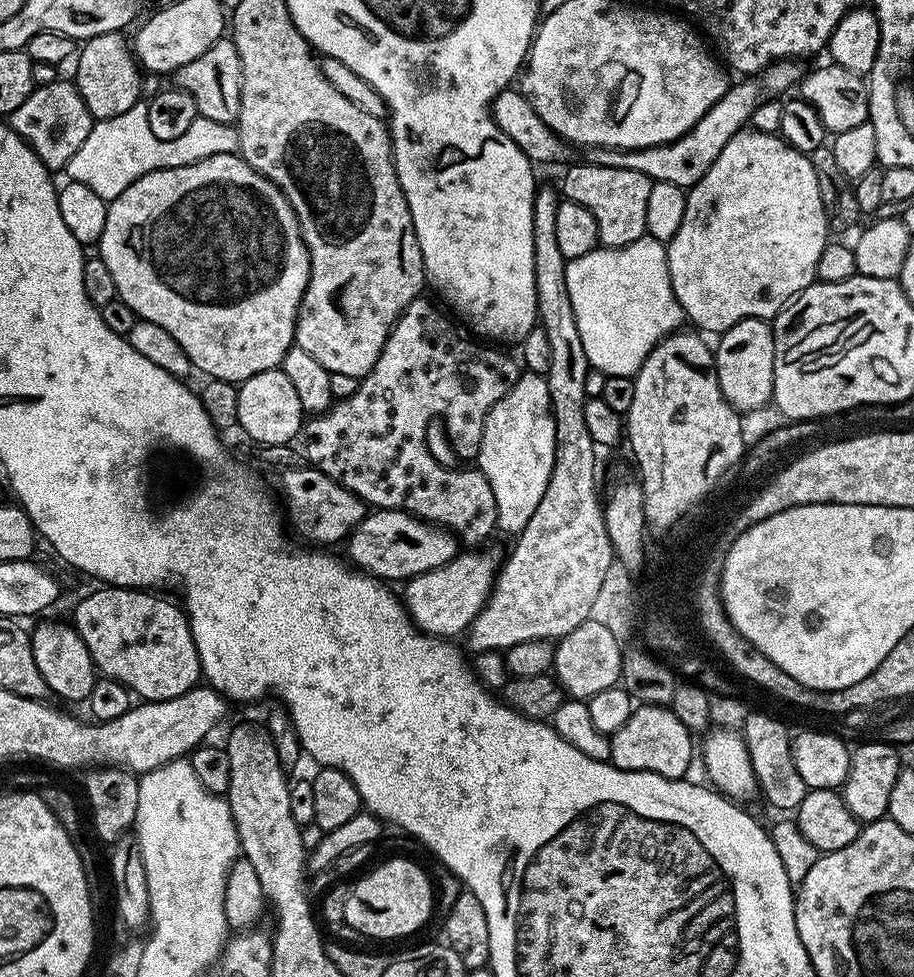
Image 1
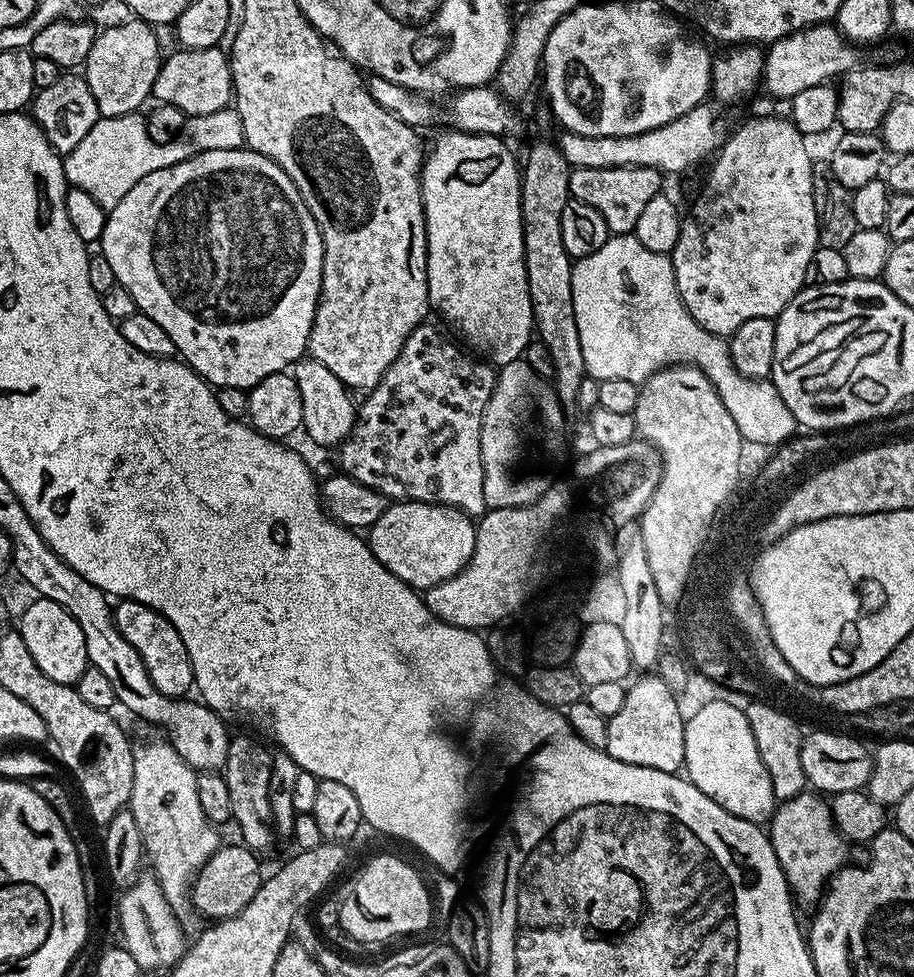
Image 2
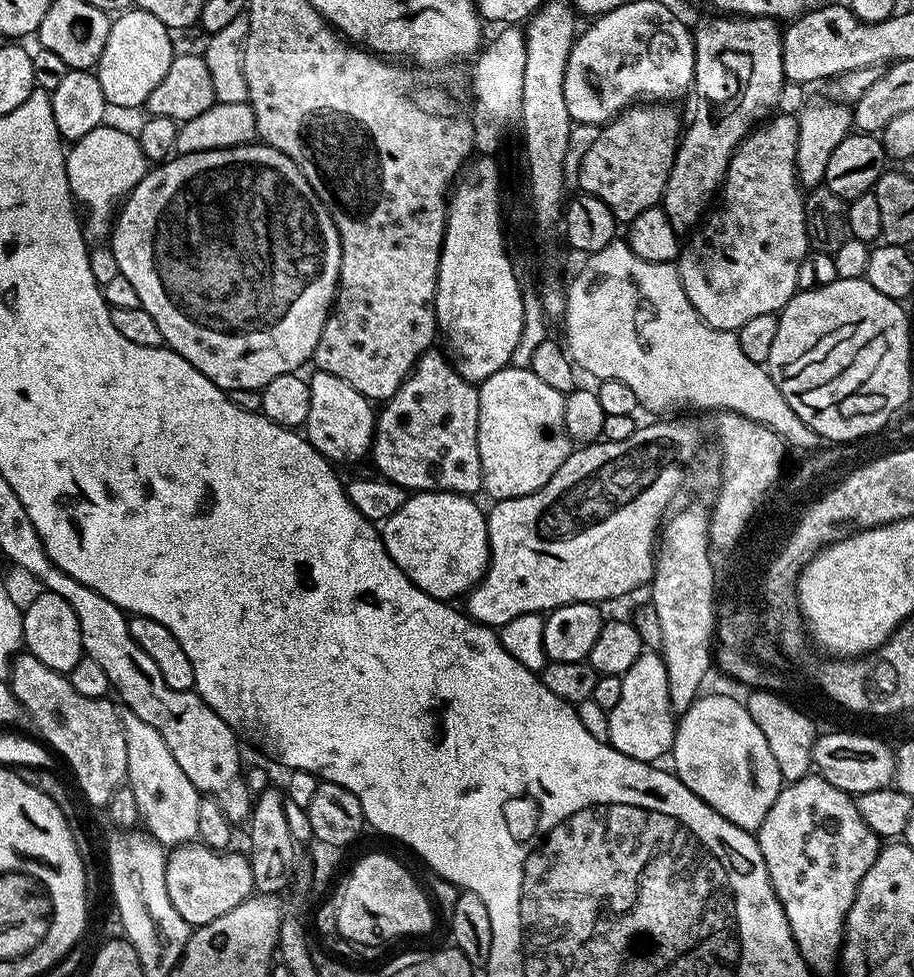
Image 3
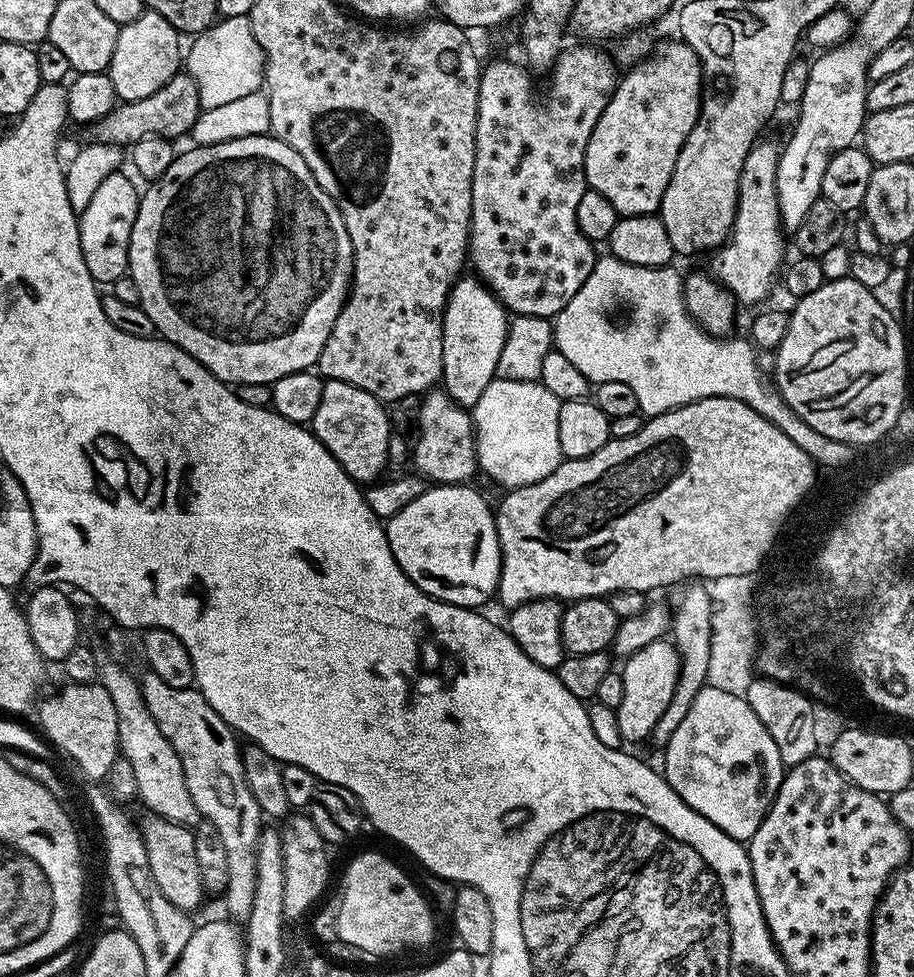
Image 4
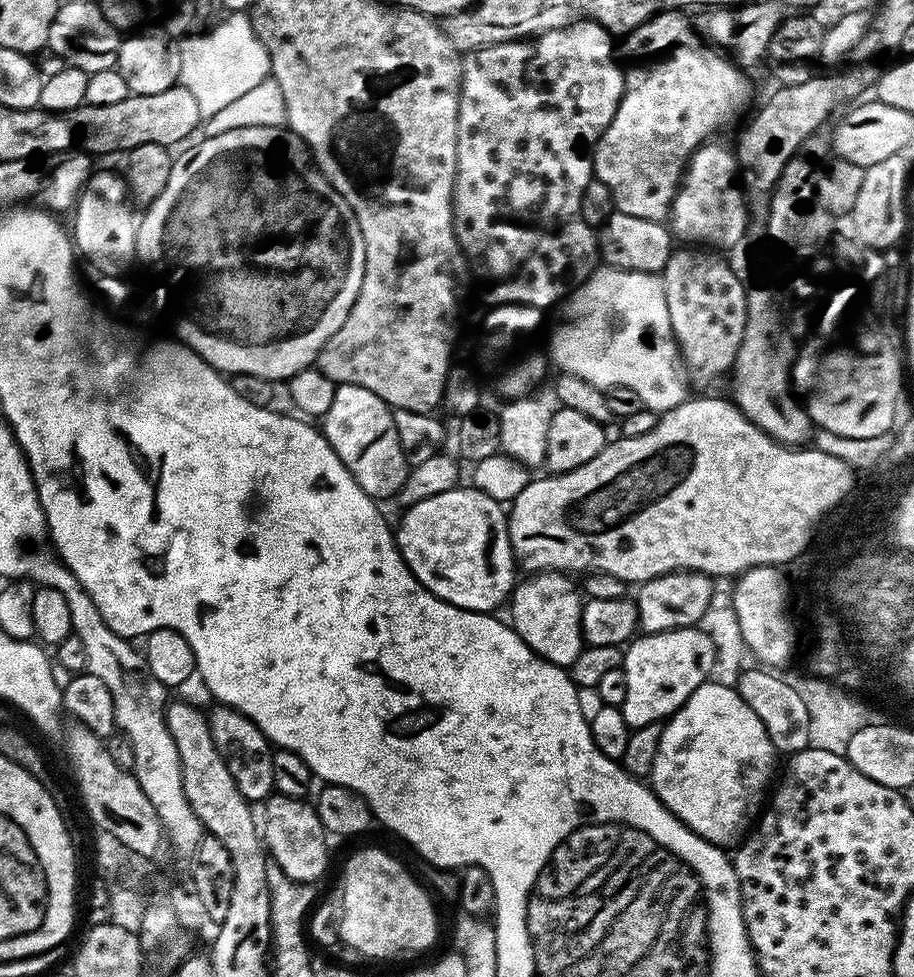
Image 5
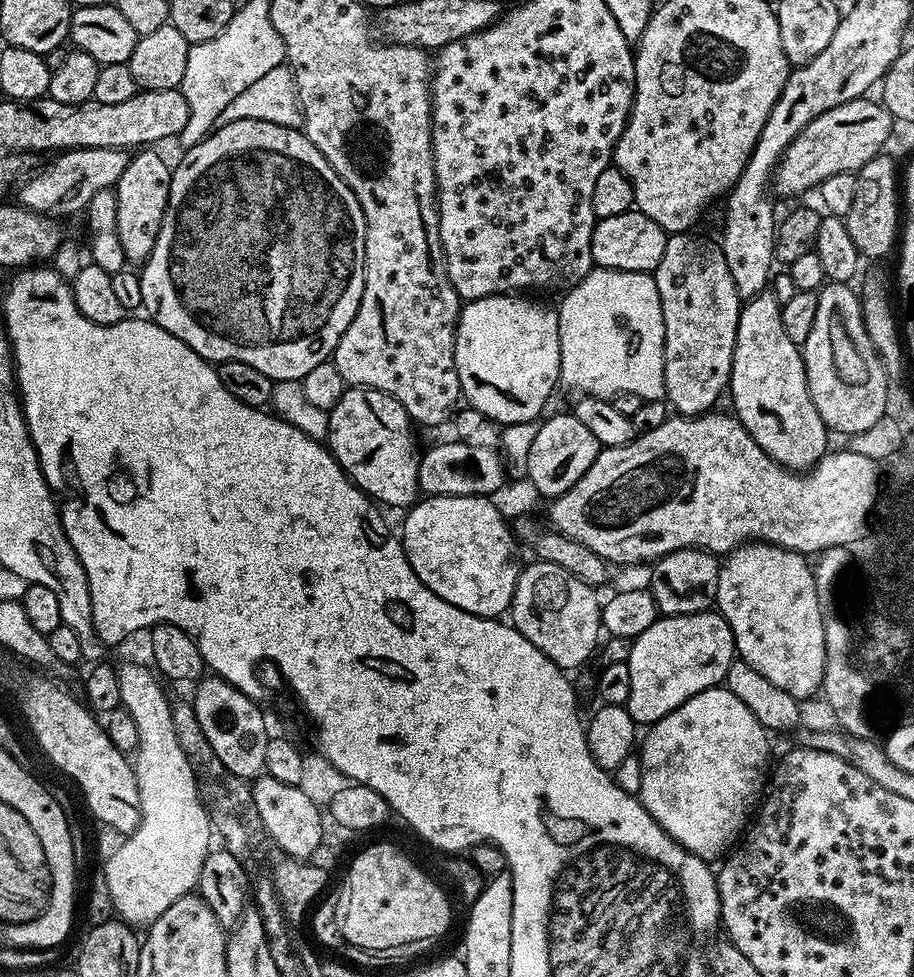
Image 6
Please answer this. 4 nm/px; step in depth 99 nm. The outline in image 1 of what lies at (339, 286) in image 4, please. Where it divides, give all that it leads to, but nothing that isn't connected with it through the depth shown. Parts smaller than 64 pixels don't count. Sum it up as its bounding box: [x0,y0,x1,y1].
[98,153,310,385]

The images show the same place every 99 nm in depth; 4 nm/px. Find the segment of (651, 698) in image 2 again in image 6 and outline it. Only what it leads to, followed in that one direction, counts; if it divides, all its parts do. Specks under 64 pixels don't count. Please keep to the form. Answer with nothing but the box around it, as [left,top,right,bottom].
[626,611,737,726]

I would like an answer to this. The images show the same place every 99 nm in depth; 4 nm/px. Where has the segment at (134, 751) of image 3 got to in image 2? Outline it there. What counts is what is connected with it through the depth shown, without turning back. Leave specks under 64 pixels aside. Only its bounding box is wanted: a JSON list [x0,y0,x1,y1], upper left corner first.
[130,743,222,914]

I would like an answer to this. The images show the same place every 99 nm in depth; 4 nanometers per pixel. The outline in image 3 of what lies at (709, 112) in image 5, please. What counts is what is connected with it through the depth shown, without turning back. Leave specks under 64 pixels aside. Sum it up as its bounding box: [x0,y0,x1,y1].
[579,102,682,222]

